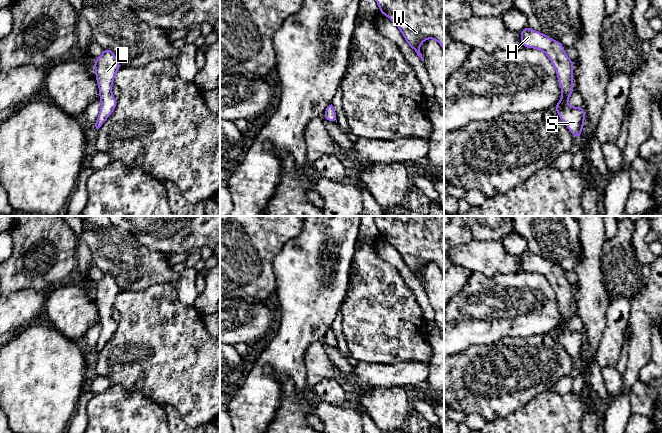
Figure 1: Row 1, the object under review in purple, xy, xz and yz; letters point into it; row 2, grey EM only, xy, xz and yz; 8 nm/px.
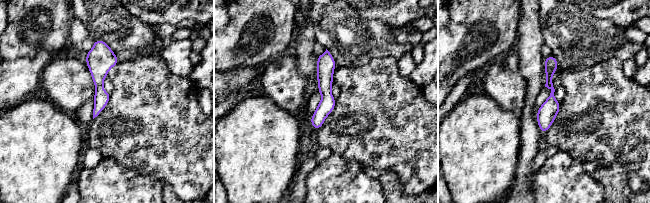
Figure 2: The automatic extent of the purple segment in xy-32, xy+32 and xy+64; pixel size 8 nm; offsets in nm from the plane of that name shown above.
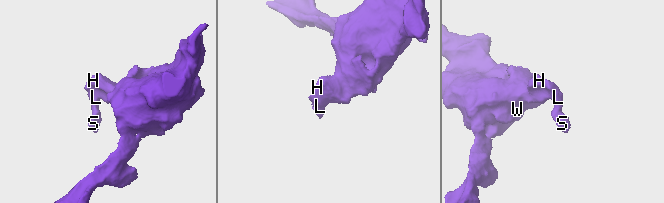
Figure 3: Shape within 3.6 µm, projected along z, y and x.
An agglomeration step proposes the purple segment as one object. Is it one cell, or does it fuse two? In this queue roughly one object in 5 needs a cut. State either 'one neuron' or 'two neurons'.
one neuron

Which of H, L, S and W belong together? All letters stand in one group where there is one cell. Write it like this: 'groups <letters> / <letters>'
groups H L S W

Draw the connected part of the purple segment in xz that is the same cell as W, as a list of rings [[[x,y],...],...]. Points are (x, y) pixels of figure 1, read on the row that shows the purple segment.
[[[444,0],[375,1],[422,61],[420,46],[426,39],[435,39],[444,51]]]

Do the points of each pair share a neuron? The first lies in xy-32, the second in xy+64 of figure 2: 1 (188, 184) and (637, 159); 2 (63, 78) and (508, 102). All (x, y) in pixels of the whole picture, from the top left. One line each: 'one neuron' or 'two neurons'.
1: one neuron
2: one neuron

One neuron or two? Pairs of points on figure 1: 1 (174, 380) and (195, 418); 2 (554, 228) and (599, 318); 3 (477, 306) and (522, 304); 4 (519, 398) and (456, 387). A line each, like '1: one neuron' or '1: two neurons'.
1: one neuron
2: two neurons
3: one neuron
4: one neuron

